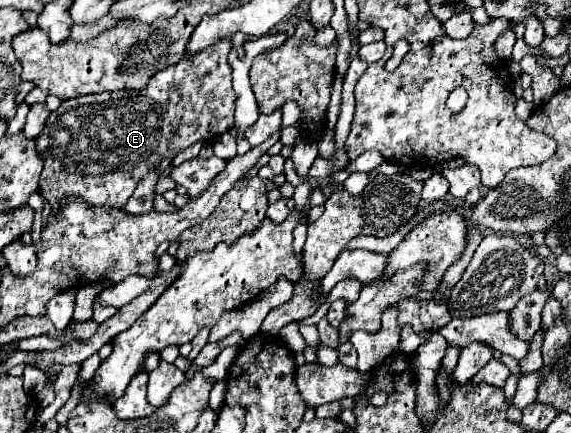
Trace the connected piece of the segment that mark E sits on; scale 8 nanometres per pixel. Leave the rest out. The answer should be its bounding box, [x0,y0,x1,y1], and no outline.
[35,41,237,215]

